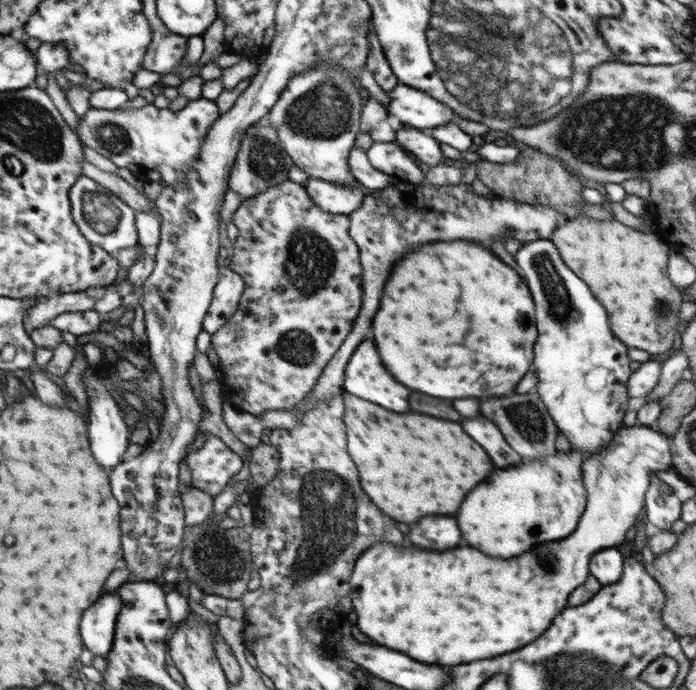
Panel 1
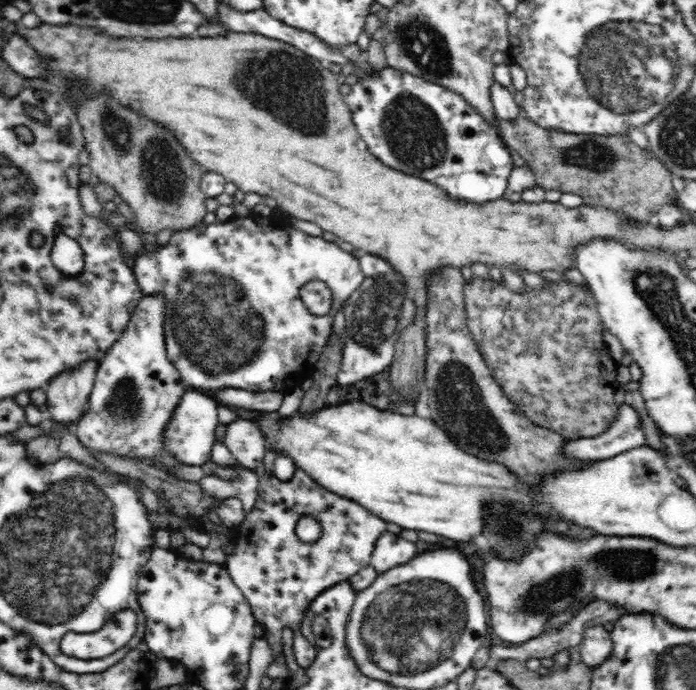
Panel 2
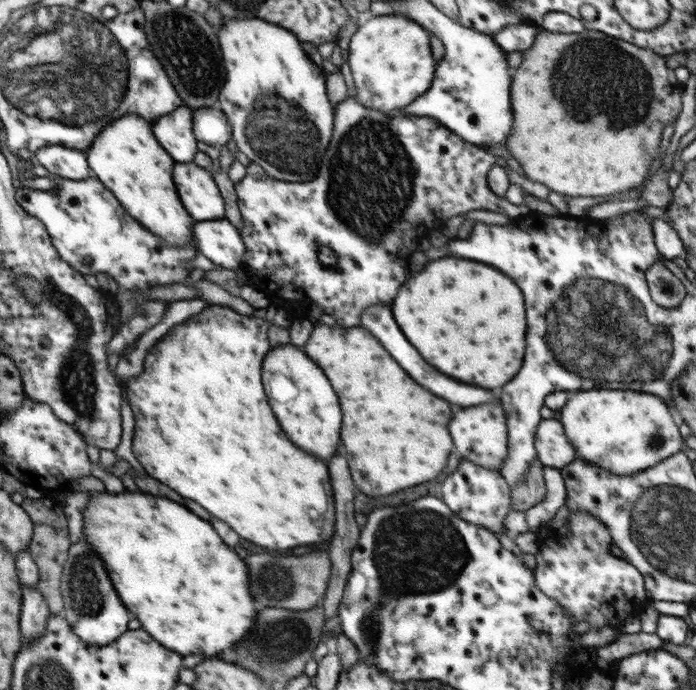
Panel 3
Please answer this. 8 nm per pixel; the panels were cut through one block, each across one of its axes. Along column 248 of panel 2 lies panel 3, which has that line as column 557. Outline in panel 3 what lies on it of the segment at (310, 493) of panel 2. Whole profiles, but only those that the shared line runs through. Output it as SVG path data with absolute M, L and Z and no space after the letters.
M564 504L546 524L548 538L538 541L539 553L535 554L537 568L534 570L536 586L544 594L563 606L572 619L576 619L578 623L587 622L591 629L613 627L622 630L622 623L628 617L643 613L650 602L643 574L632 563L612 554L612 537L599 518L593 517L590 513L572 510Z

